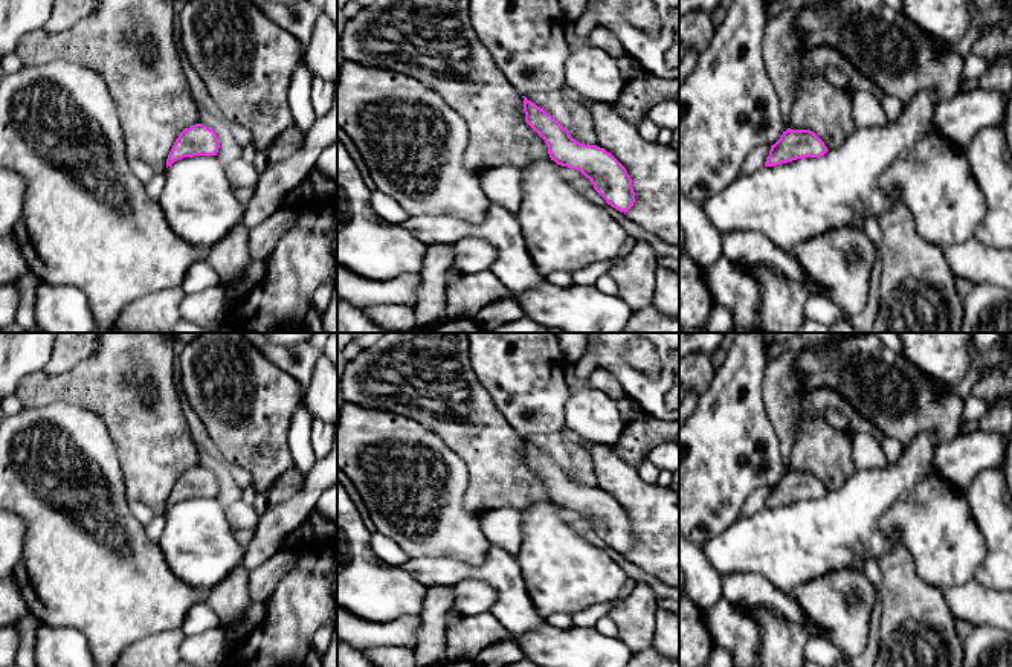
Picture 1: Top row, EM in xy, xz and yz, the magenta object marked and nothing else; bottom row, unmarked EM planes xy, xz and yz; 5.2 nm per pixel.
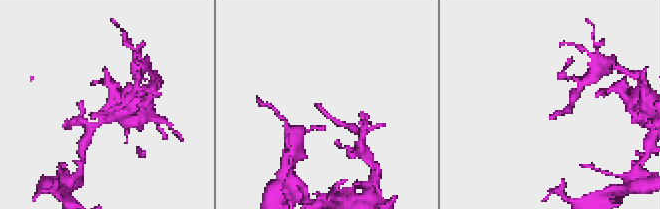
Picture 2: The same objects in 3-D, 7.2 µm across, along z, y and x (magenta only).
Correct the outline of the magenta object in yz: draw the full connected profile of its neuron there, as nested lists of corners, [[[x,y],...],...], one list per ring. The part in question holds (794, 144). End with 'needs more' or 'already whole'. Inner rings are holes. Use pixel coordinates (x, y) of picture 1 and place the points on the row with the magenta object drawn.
[[[798,73],[788,130],[771,145],[765,166],[821,157],[853,133],[852,93],[826,78]]] | needs more

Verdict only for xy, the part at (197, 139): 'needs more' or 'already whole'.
needs more

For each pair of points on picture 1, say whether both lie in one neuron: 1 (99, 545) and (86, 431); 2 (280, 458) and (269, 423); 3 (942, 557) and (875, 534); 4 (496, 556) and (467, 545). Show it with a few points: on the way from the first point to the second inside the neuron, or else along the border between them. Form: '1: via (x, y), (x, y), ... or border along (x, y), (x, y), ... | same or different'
1: via (89, 516), (89, 469), (86, 460) | same
2: via (270, 449), (269, 432) | same
3: via (925, 541), (910, 525), (892, 525) | same
4: border along (490, 544), (476, 563), (452, 556) | different

